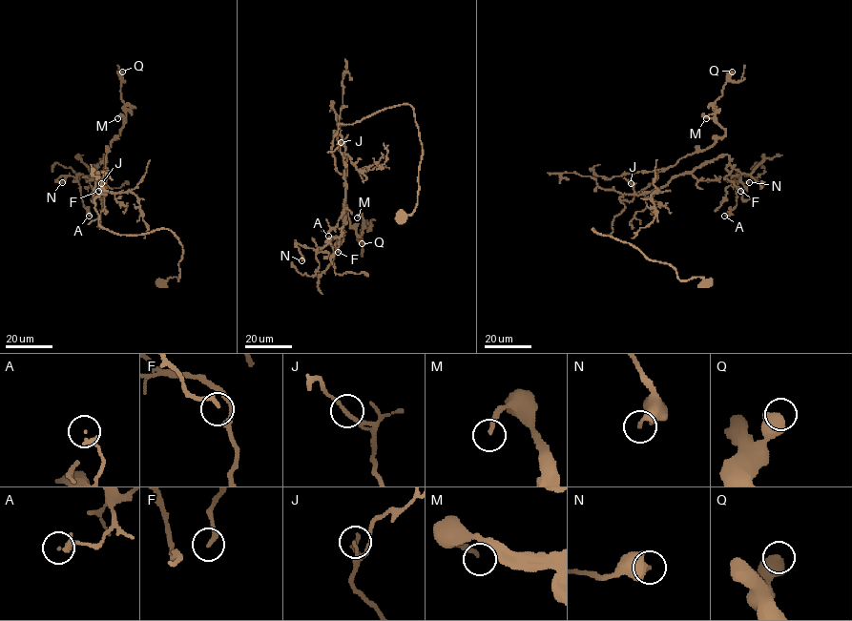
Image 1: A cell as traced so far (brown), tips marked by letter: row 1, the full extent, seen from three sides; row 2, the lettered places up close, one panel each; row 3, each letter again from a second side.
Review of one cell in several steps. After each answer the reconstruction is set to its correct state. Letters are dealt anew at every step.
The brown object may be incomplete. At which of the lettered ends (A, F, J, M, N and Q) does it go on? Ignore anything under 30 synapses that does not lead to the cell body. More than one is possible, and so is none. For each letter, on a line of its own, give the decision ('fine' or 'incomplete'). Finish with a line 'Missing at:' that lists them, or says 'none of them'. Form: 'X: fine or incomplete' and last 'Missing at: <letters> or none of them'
A: fine
F: fine
J: fine
M: fine
N: fine
Q: fine
Missing at: none of them

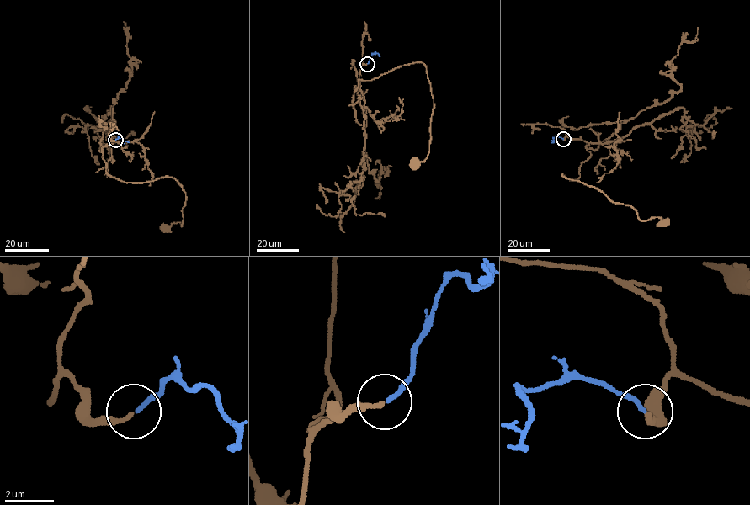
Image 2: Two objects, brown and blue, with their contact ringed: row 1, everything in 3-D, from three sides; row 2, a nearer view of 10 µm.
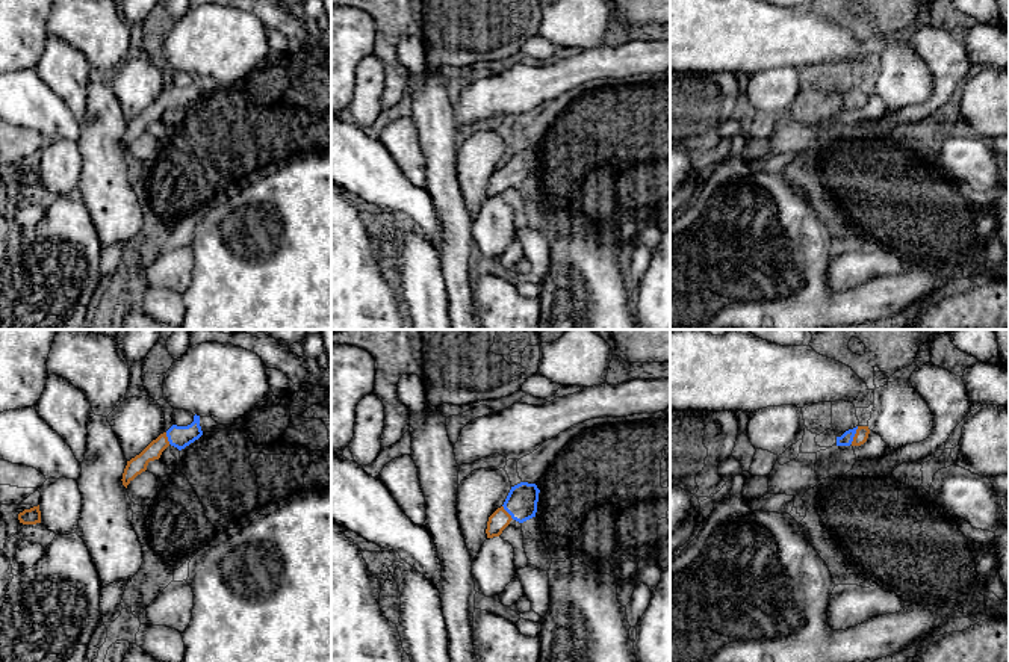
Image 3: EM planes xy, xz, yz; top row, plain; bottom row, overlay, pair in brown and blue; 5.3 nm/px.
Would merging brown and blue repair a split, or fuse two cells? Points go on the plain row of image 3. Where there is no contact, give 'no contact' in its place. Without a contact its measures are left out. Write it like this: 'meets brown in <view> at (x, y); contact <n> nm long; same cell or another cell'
meets brown in yz at (855, 97); contact 100 nm long; same cell

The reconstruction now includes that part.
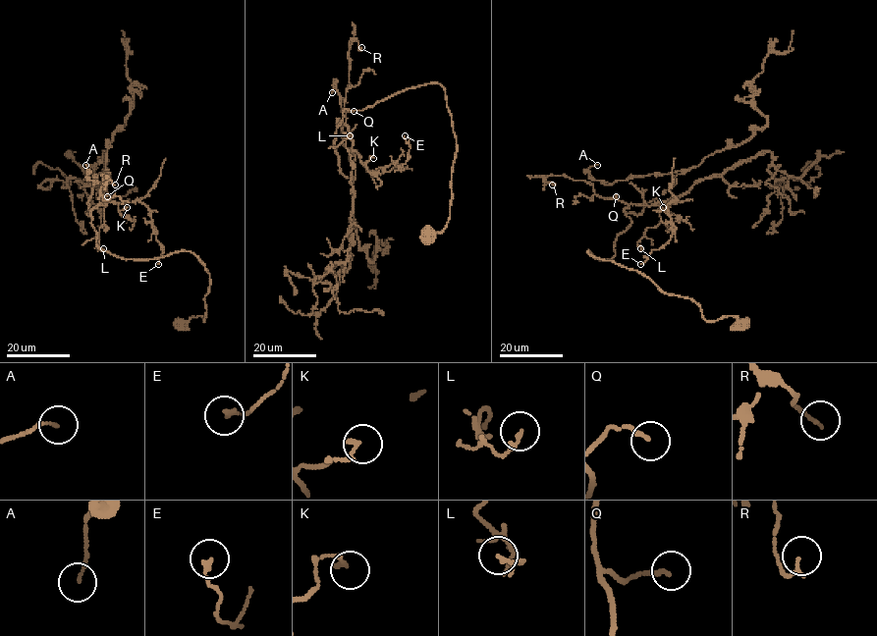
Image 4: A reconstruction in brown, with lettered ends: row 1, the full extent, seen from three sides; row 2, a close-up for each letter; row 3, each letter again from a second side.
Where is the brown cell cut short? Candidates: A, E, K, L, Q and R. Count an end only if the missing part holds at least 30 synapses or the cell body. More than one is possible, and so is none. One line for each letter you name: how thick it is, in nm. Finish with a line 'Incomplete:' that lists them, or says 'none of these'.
Incomplete: none of these

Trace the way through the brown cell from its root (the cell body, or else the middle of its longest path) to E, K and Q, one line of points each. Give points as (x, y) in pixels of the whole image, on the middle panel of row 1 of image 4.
E: (428, 236), (445, 227), (453, 197), (445, 88), (410, 87), (337, 121), (368, 171), (402, 167), (405, 135)
K: (428, 236), (445, 227), (453, 197), (457, 141), (441, 85), (343, 110), (337, 127), (364, 165), (373, 158)
Q: (428, 236), (445, 227), (453, 197), (457, 141), (445, 88), (427, 83), (344, 109), (337, 127), (354, 111)

